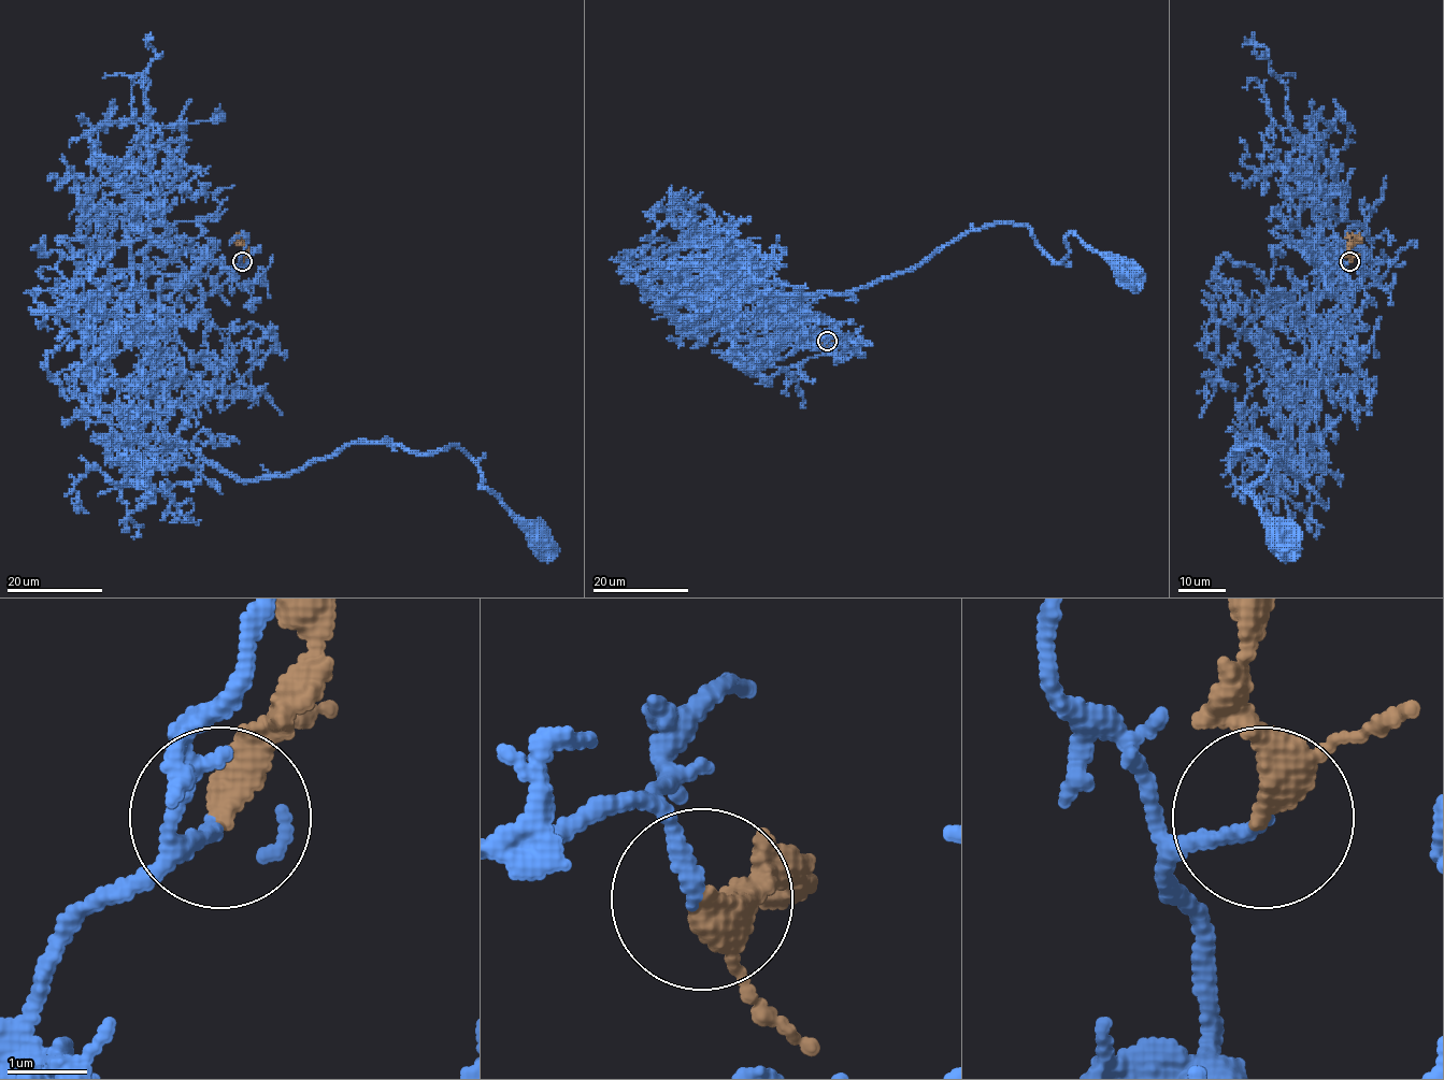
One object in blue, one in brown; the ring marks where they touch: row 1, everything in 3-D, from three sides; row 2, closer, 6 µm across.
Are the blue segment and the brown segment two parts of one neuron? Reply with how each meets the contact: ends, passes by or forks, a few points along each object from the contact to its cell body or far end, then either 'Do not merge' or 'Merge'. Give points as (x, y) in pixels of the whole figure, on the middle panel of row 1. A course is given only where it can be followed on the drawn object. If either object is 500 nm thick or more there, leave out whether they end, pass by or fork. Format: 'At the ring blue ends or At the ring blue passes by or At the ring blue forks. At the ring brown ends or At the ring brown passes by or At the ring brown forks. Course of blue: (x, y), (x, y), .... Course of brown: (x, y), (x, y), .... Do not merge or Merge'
At the ring blue ends. At the ring brown passes by. Course of blue: (826, 340), (782, 339), (735, 305), (847, 293), (1005, 221), (1052, 261), (1073, 233), (1125, 267). Course of brown: (827, 340), (832, 339), (821, 347), (834, 351). Merge

